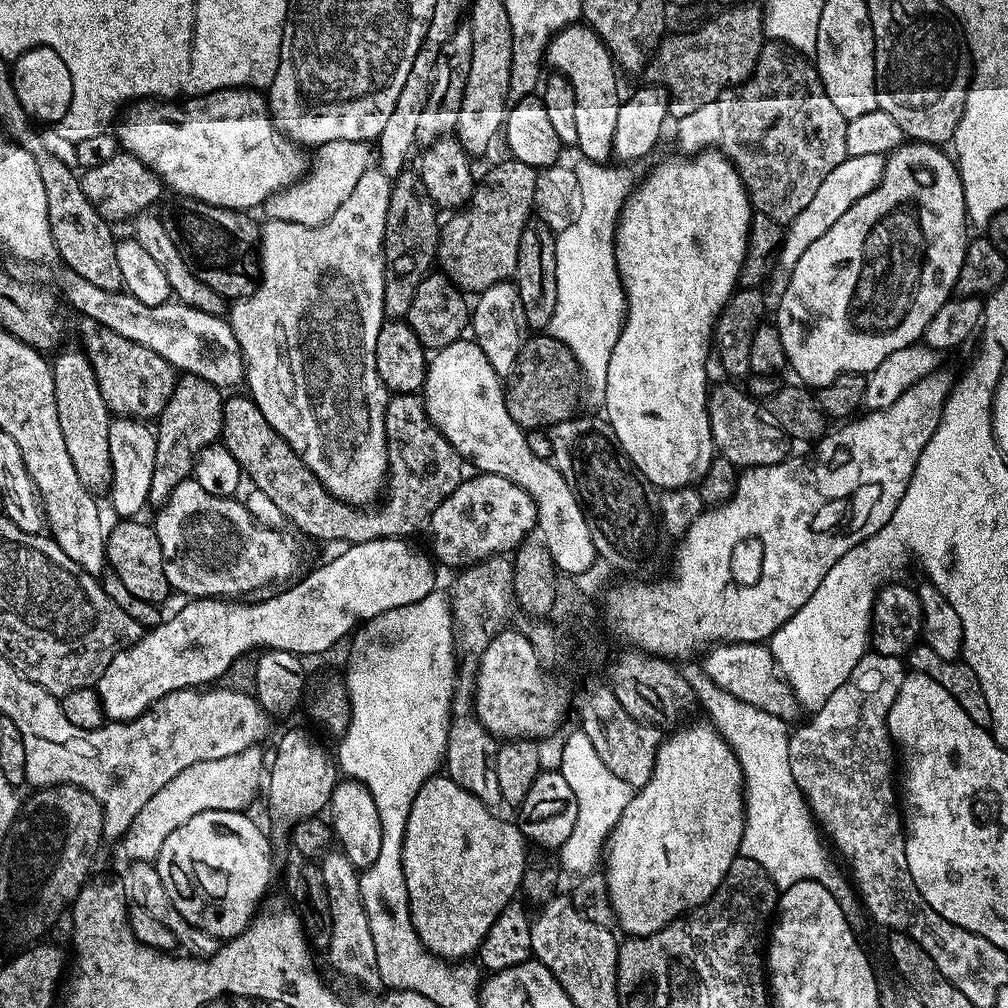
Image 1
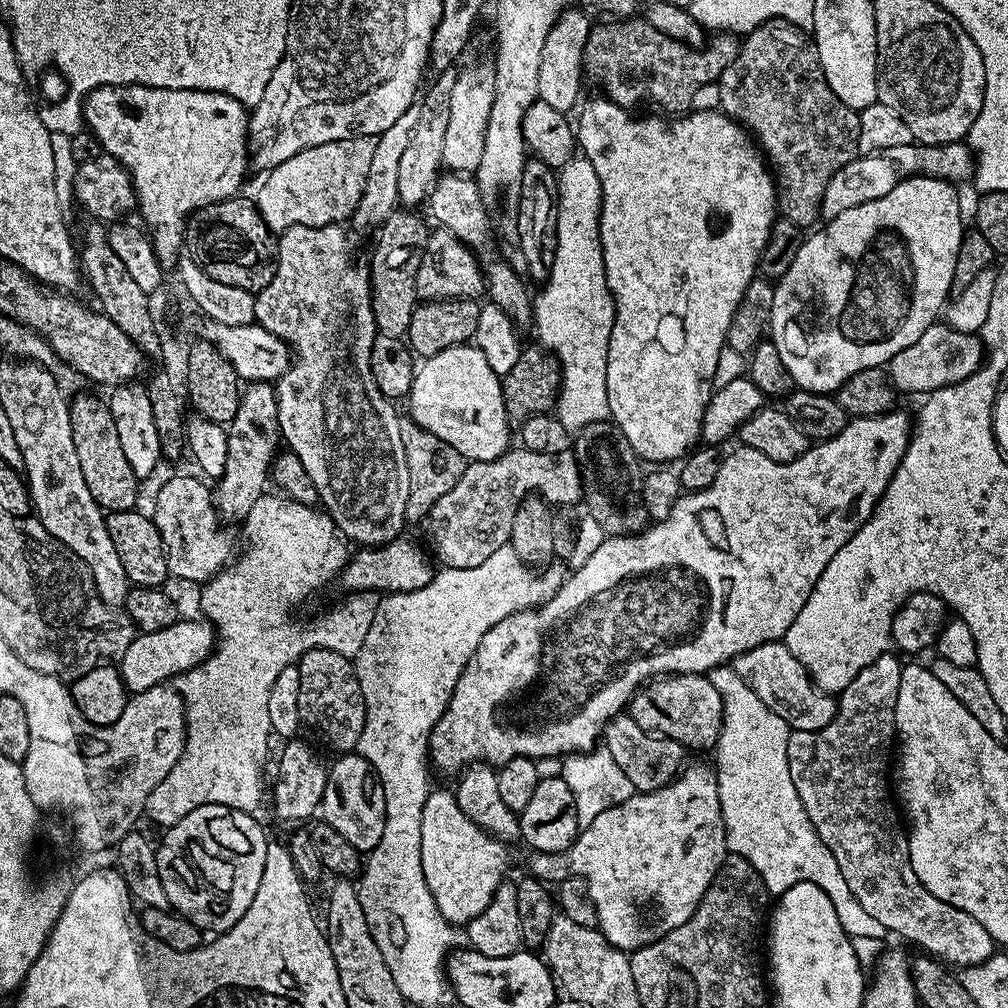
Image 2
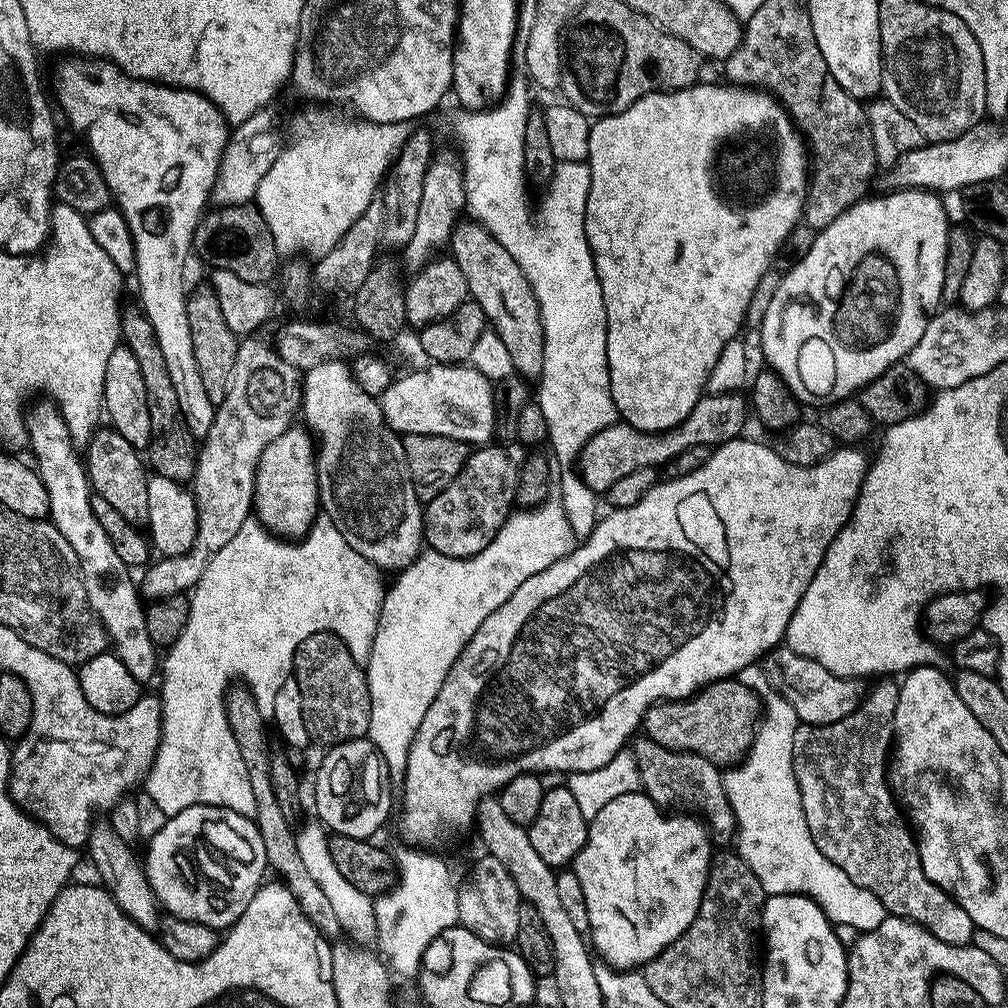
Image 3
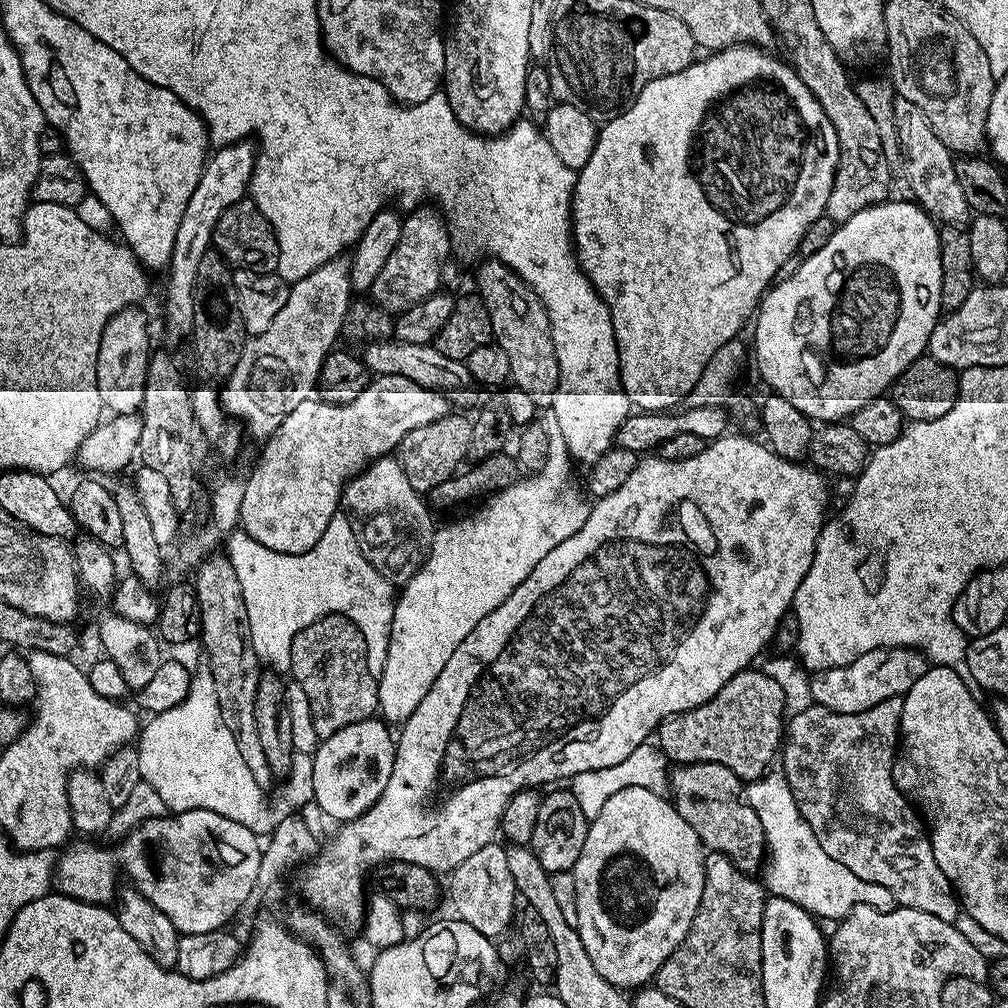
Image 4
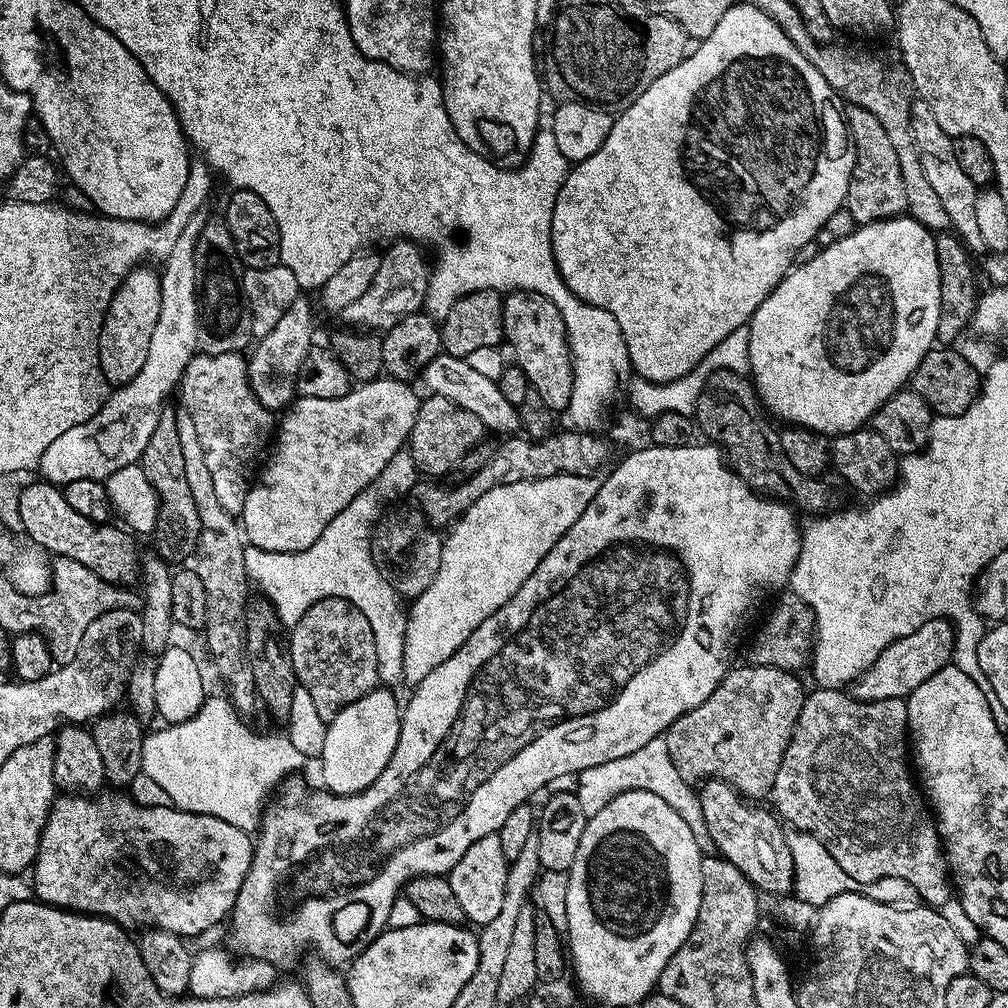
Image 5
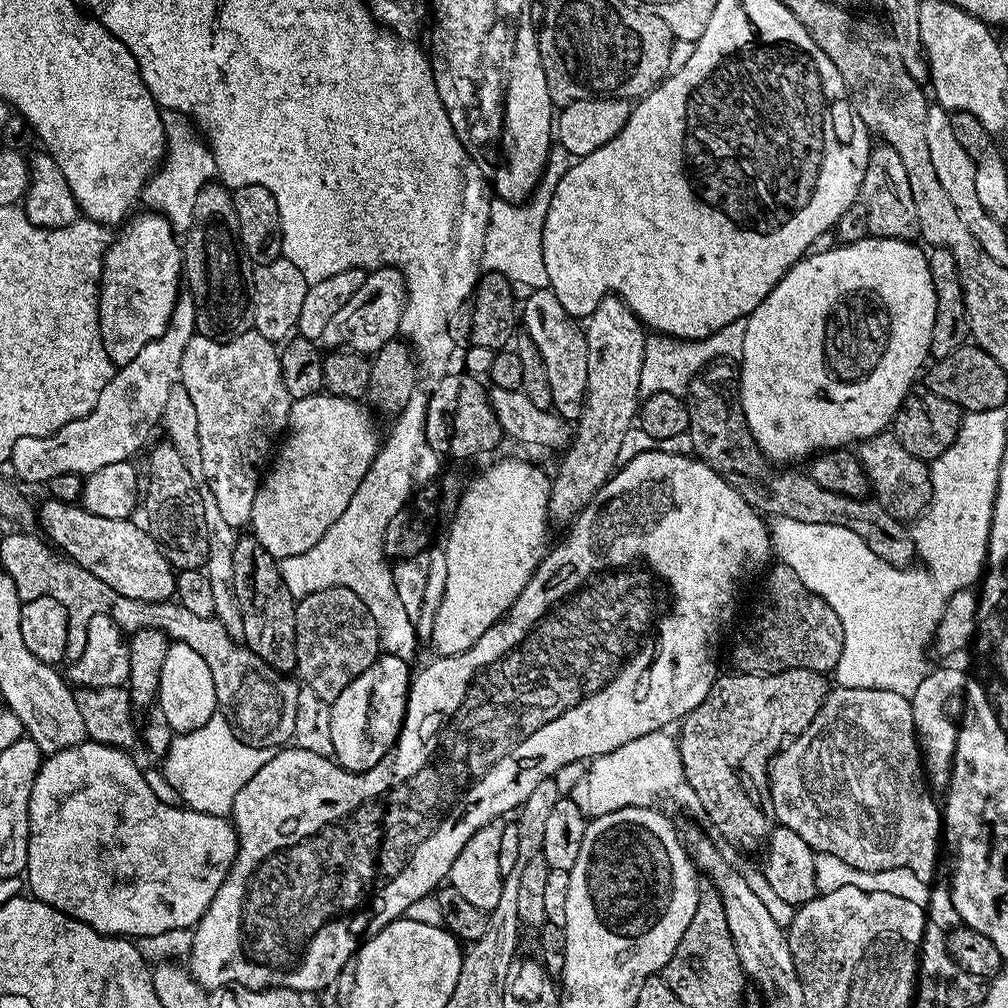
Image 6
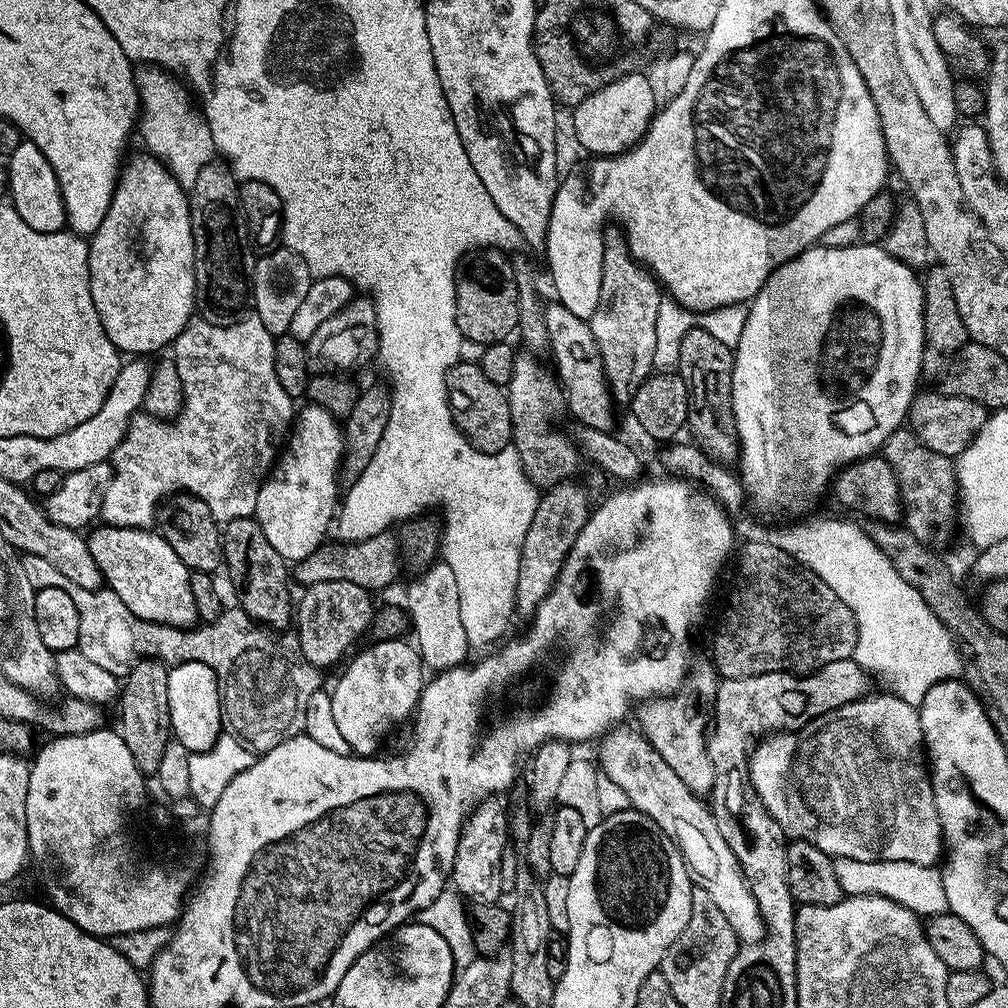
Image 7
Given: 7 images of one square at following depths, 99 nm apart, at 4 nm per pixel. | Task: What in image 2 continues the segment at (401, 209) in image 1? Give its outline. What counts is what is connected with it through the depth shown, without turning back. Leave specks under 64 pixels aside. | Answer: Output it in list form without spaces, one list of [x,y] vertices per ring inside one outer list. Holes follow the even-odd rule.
[[[397,210],[386,218],[384,224],[379,225],[377,248],[372,252],[372,264],[370,263],[370,275],[372,277],[372,309],[374,310],[374,322],[376,331],[381,336],[407,337],[410,318],[414,314],[418,303],[416,295],[416,279],[418,278],[418,266],[422,262],[422,254],[426,250],[426,242],[430,231],[430,224],[420,217],[416,210]]]

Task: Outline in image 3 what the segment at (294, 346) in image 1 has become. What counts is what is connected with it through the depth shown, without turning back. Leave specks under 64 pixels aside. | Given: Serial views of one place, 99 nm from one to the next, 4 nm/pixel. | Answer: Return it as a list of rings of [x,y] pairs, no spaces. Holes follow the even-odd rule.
[[[343,359],[326,361],[305,371],[302,376],[302,399],[299,411],[304,412],[303,423],[318,441],[315,449],[319,507],[327,519],[338,526],[342,538],[362,558],[366,558],[385,573],[399,574],[410,567],[425,547],[424,508],[416,497],[416,487],[410,478],[406,450],[401,433],[384,421],[380,401],[366,394],[358,386],[352,369]]]

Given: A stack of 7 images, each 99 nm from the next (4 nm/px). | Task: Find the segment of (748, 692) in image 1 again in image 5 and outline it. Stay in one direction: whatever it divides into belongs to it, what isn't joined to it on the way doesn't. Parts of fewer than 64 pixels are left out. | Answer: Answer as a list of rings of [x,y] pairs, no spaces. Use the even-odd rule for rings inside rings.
[[[946,617],[931,619],[918,630],[891,643],[870,667],[850,686],[855,700],[880,701],[882,698],[905,699],[938,670],[947,667],[953,659],[956,645],[956,628]]]

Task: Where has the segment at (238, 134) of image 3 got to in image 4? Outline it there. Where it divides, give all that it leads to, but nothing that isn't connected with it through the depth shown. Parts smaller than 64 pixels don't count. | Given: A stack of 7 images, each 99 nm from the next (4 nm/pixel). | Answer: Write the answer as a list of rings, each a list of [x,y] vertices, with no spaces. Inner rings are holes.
[[[251,139],[217,147],[204,165],[202,178],[198,178],[198,186],[194,186],[194,194],[190,194],[190,202],[186,202],[186,210],[182,213],[182,223],[178,225],[174,250],[166,269],[168,293],[164,296],[164,312],[176,332],[188,334],[192,331],[198,265],[212,248],[212,235],[214,226],[218,226],[218,218],[222,218],[230,206],[245,199],[252,182],[252,171],[256,169],[257,155],[257,145]]]

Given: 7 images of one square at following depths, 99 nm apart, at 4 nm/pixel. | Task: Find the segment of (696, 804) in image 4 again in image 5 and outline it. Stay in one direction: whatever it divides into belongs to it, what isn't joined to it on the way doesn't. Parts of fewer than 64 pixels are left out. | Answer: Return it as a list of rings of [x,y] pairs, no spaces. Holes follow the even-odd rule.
[[[724,780],[703,781],[699,785],[698,795],[702,806],[702,818],[712,839],[712,848],[724,859],[734,862],[740,874],[752,883],[753,889],[772,892],[774,895],[789,895],[795,889],[796,879],[794,878],[794,858],[790,854],[785,825],[771,811],[768,813],[766,809],[760,808],[764,806],[757,806],[735,792]]]

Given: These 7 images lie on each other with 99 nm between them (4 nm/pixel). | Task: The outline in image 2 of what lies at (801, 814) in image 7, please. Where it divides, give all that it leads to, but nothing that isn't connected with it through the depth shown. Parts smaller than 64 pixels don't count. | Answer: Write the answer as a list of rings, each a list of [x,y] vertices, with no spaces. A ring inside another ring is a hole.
[[[891,654],[879,656],[874,662],[870,662],[870,666],[866,666],[866,670],[859,672],[845,687],[844,691],[839,693],[838,707],[836,716],[825,729],[820,729],[814,733],[791,733],[789,738],[789,766],[791,781],[798,790],[798,796],[802,800],[802,805],[809,814],[810,822],[817,832],[817,837],[828,848],[828,852],[833,856],[835,862],[840,867],[842,878],[846,878],[846,882],[850,886],[850,890],[854,894],[854,898],[858,898],[858,902],[862,906],[862,910],[866,910],[866,914],[879,922],[881,929],[897,932],[904,940],[909,940],[912,944],[917,944],[920,950],[927,955],[943,962],[948,966],[955,966],[960,970],[975,968],[977,964],[985,964],[994,954],[994,941],[989,932],[982,926],[982,922],[978,922],[974,918],[970,918],[970,914],[966,914],[962,910],[958,910],[954,906],[950,906],[946,902],[942,902],[938,898],[934,898],[934,894],[930,894],[930,890],[926,890],[922,886],[922,882],[918,882],[918,878],[912,875],[912,868],[908,865],[908,834],[905,825],[902,823],[901,813],[898,811],[897,805],[894,803],[893,797],[890,795],[890,756],[888,760],[888,751],[893,751],[894,737],[896,736],[896,703],[898,702],[898,686],[900,685],[900,669],[901,661],[896,661]]]

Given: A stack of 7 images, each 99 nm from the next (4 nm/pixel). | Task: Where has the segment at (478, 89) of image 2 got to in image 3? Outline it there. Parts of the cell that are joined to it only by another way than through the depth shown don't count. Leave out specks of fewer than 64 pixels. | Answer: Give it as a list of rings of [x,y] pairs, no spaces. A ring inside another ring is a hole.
[[[433,159],[426,170],[426,178],[422,182],[422,202],[418,202],[418,222],[414,225],[414,238],[402,249],[402,264],[409,273],[415,274],[428,265],[429,260],[437,255],[440,248],[449,243],[452,230],[457,223],[456,212],[463,213],[464,202],[464,169],[459,159]]]

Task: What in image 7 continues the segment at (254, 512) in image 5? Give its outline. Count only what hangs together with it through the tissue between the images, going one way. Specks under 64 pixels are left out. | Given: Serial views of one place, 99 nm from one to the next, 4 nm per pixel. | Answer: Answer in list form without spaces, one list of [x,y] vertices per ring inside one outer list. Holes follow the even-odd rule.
[[[306,404],[303,405],[303,409],[297,411],[295,422],[289,436],[287,437],[285,443],[285,450],[281,451],[281,454],[277,457],[276,463],[273,465],[273,468],[269,471],[268,476],[265,477],[265,481],[260,485],[260,490],[258,494],[258,502],[255,503],[255,519],[259,522],[259,525],[262,526],[262,530],[265,531],[266,540],[270,542],[270,546],[273,546],[278,551],[278,554],[282,556],[287,563],[295,564],[300,561],[302,558],[309,557],[310,554],[314,553],[319,549],[327,539],[326,532],[331,529],[333,520],[336,516],[336,511],[338,508],[338,492],[336,496],[336,488],[338,489],[339,481],[339,469],[340,469],[340,460],[343,456],[344,442],[343,442],[343,431],[339,421],[336,421],[333,416],[326,410],[322,410],[321,407],[318,407],[317,404]]]

